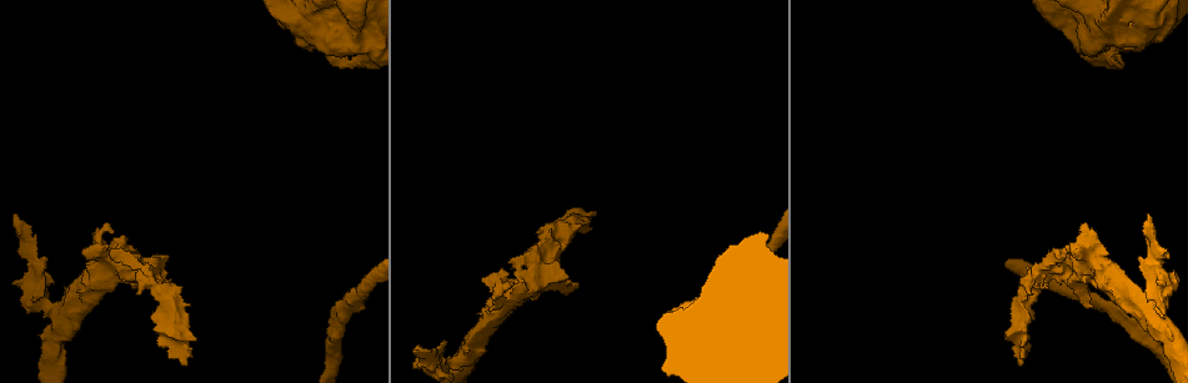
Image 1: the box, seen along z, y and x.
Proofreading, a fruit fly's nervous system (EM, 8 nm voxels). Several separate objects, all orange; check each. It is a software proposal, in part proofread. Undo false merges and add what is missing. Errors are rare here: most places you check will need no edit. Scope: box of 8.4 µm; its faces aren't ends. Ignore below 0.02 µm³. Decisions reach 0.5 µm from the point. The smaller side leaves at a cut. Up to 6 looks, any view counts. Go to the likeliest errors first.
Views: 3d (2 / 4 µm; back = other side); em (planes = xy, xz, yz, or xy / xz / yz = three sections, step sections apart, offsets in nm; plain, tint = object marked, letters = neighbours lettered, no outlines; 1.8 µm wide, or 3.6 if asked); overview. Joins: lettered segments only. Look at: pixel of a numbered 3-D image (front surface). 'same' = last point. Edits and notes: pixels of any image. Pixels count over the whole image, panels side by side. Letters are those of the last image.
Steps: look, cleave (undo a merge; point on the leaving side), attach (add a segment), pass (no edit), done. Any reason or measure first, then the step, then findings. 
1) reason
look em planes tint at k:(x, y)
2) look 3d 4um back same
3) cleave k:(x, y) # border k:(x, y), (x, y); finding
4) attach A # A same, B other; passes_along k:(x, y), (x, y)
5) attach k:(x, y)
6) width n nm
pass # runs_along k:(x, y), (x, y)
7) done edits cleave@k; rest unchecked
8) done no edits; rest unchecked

free end
look 3d 2um at 1:(412, 350)

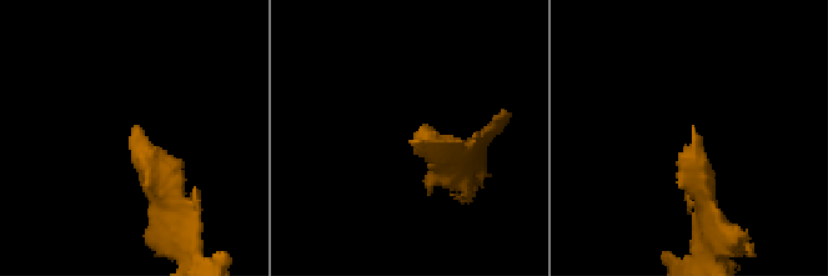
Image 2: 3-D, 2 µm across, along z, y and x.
look em planes letters at 2:(131, 130)

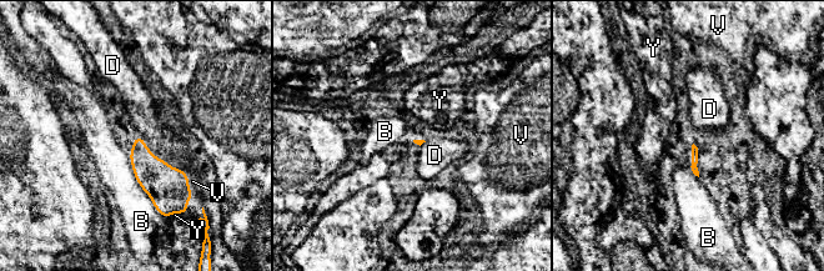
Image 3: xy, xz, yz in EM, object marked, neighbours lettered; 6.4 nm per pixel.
pass # B other, D other, V other, Y other; border 3:(176, 166), (186, 172); none of them fits

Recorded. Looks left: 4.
stops while still wide
look 3d 4um at 1:(184, 364)

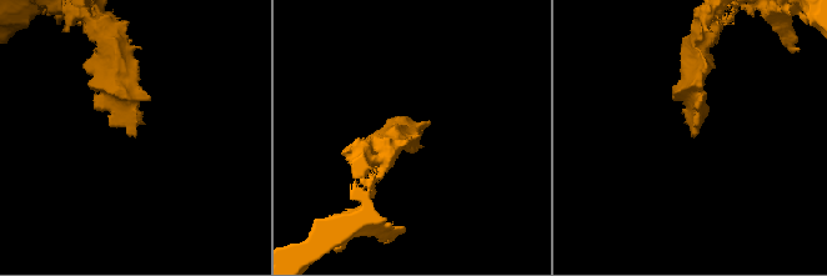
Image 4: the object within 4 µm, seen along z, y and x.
look em xz step 4 plain at 4:(131, 135)

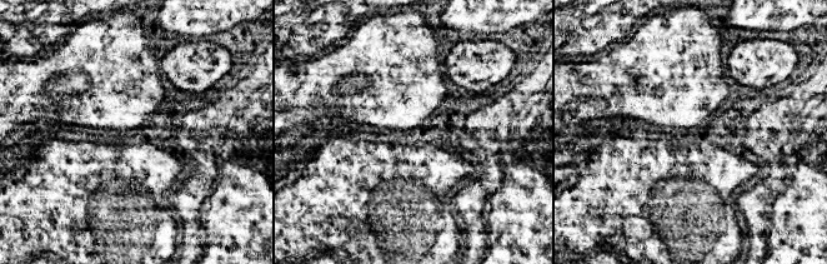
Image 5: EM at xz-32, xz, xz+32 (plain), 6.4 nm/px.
see the neighbours
look em xz step 4 letters same

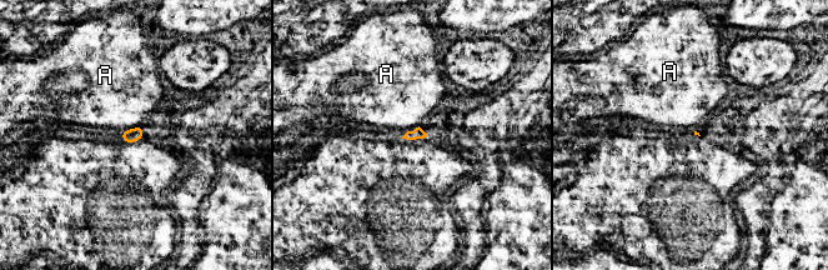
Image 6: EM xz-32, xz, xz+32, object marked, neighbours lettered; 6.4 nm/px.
longest_contact A 170 nm
pass # A other; border 6:(426, 135), (418, 139), (401, 138); none of them fits

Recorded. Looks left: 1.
narrows sharply
look em planes letters at 1:(338, 323)

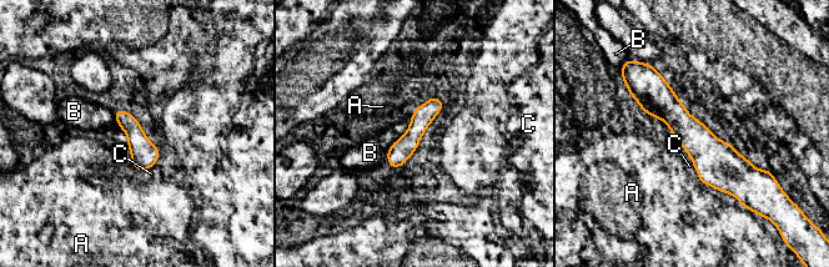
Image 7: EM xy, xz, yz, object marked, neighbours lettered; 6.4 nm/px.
pass # A other, B other, C other; one cell here

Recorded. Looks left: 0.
done no edits; rest unchecked

